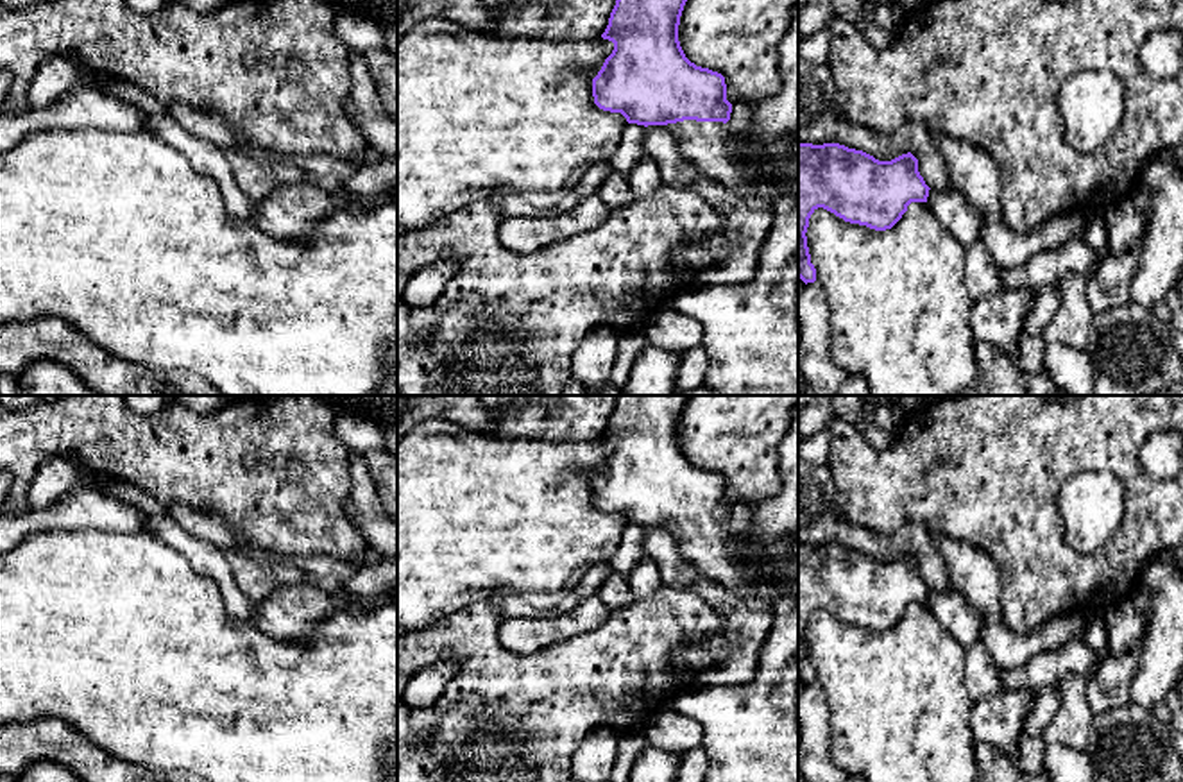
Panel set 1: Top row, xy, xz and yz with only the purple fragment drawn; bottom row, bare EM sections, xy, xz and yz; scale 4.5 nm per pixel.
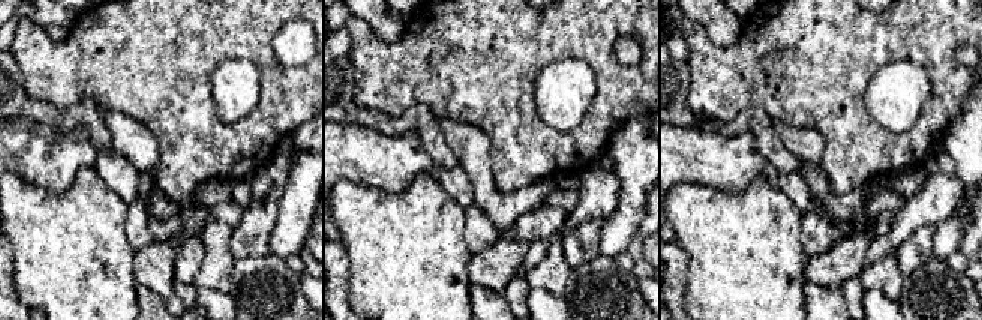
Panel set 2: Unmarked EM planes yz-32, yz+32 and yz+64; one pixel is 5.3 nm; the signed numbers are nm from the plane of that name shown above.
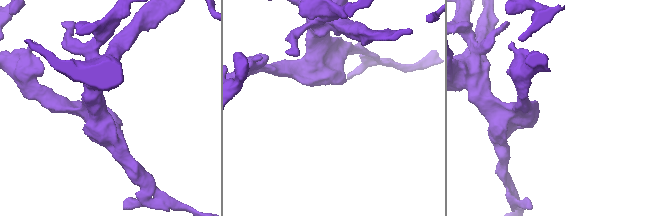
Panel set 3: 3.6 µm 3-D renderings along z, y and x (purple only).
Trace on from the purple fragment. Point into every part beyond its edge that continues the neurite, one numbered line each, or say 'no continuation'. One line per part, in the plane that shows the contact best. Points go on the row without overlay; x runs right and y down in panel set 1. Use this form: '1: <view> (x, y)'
1: xz (711, 548)

